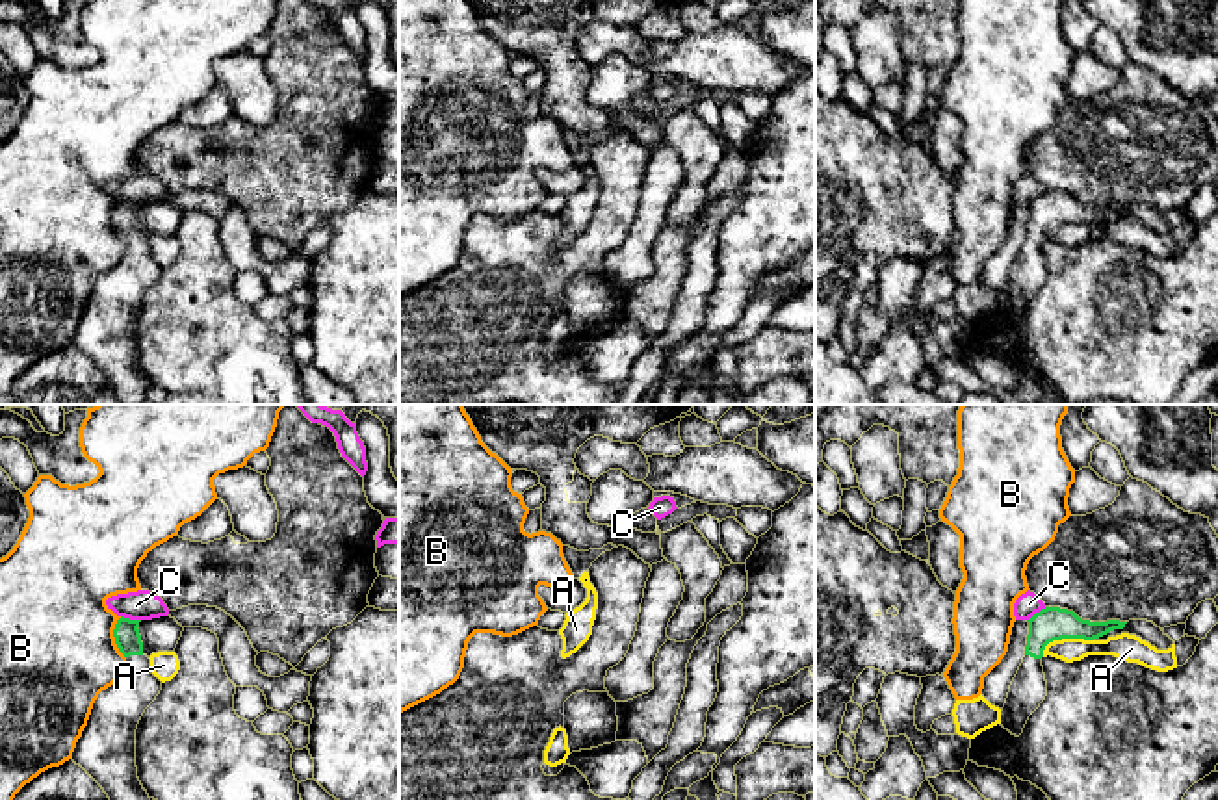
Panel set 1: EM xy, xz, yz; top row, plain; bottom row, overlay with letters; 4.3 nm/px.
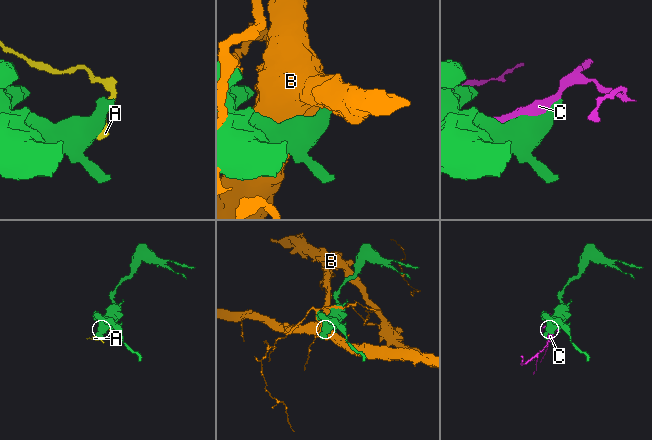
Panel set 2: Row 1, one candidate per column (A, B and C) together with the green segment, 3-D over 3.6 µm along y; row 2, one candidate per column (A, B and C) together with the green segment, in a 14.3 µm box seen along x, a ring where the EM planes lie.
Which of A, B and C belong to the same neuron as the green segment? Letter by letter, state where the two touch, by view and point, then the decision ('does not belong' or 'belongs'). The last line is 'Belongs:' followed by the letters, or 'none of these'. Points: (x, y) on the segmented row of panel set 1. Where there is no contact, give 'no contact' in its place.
A: meets green in yz at (1064, 637); does not belong
B: meets green in xy at (114, 635); does not belong
C: meets green in xy at (129, 619); does not belong
Belongs: none of these

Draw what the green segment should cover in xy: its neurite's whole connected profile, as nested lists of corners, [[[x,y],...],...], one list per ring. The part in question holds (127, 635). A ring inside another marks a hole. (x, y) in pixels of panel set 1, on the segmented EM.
[[[121,616],[113,637],[126,657],[121,677],[93,703],[72,761],[80,765],[110,800],[150,800],[137,778],[136,729],[145,709],[162,690],[143,653],[139,622]]]

